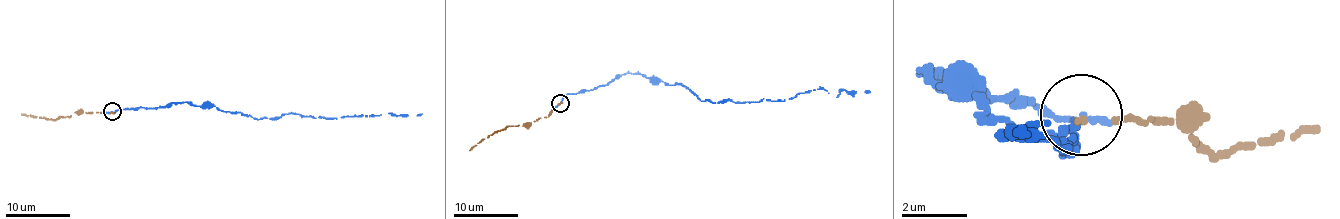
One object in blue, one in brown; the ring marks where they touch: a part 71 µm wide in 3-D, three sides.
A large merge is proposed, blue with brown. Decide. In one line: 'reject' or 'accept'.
accept

